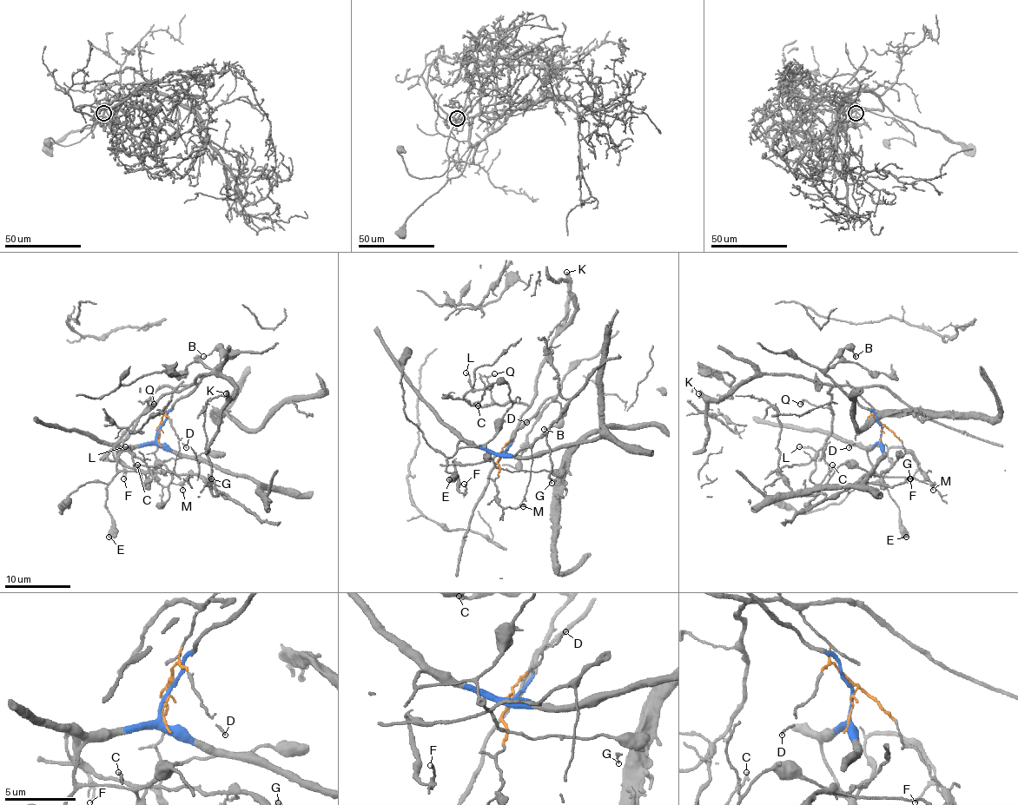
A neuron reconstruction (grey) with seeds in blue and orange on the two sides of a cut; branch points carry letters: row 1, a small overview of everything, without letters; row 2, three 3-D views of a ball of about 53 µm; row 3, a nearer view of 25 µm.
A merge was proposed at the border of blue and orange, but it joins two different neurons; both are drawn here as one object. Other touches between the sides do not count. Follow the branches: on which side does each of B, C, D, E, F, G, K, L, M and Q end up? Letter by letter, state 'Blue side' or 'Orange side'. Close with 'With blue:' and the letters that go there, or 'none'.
B: Blue side
C: Orange side
D: Orange side
E: Blue side
F: Blue side
G: Blue side
K: Orange side
L: Orange side
M: Orange side
Q: Orange side
With blue: B, E, F, G

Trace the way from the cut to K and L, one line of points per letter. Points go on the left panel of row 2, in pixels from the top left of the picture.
K: (160, 431), (166, 405), (179, 386), (191, 385), (201, 375), (221, 375), (234, 386), (230, 399), (225, 393)
L: (160, 431), (171, 394), (179, 386), (188, 386), (164, 393), (140, 416), (123, 442), (131, 449), (125, 447)

